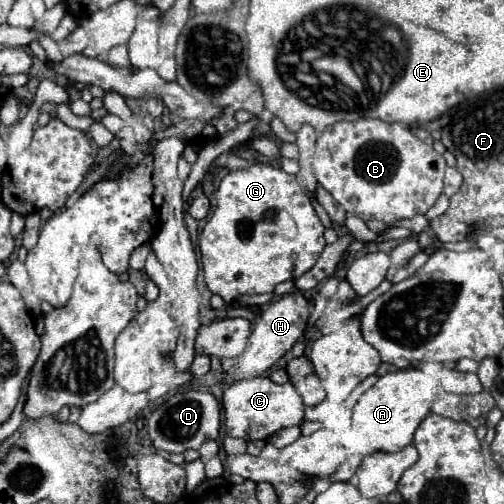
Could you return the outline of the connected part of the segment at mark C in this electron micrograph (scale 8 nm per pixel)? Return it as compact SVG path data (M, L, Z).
M267 376L241 380L231 384L223 392L223 408L225 408L225 434L233 438L241 438L245 442L265 440L273 432L287 426L303 424L303 402L295 392L293 384L275 384Z

